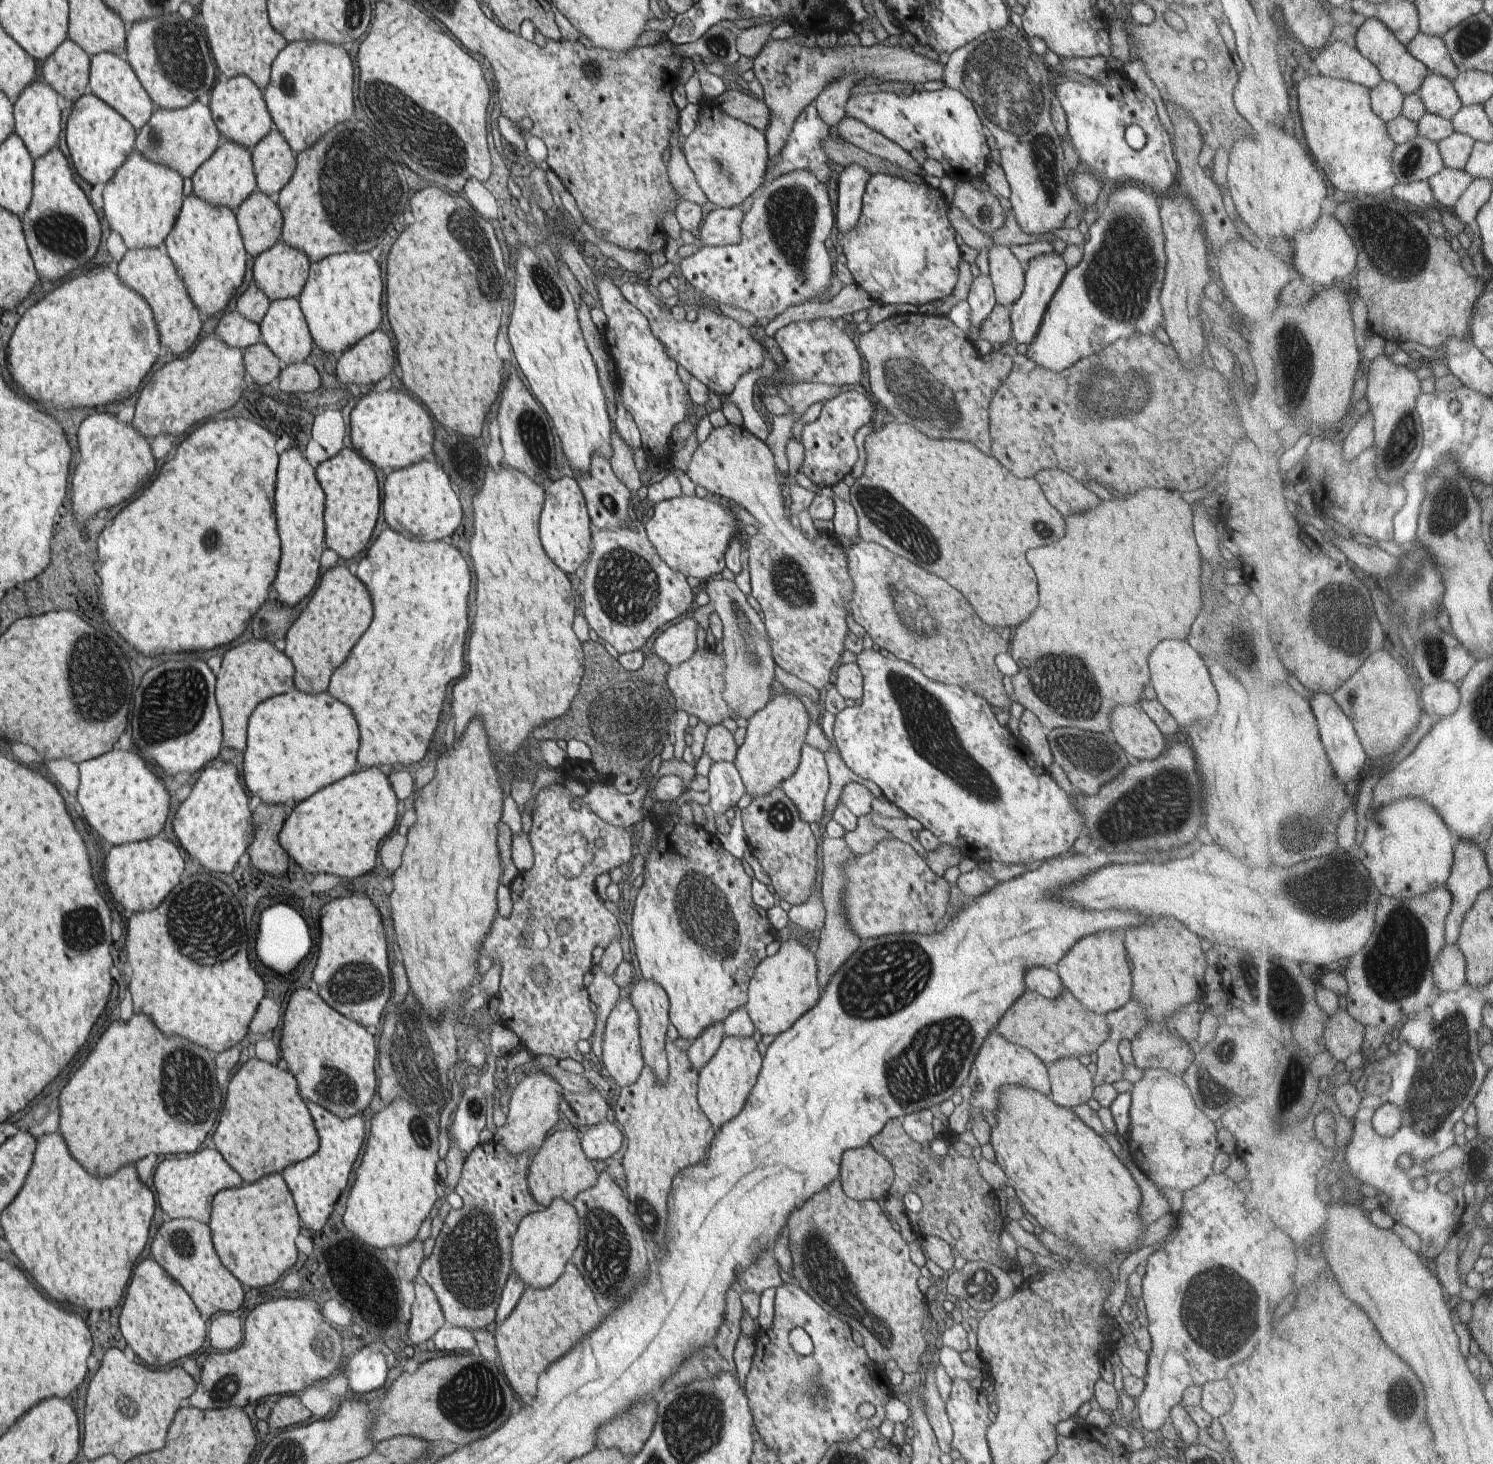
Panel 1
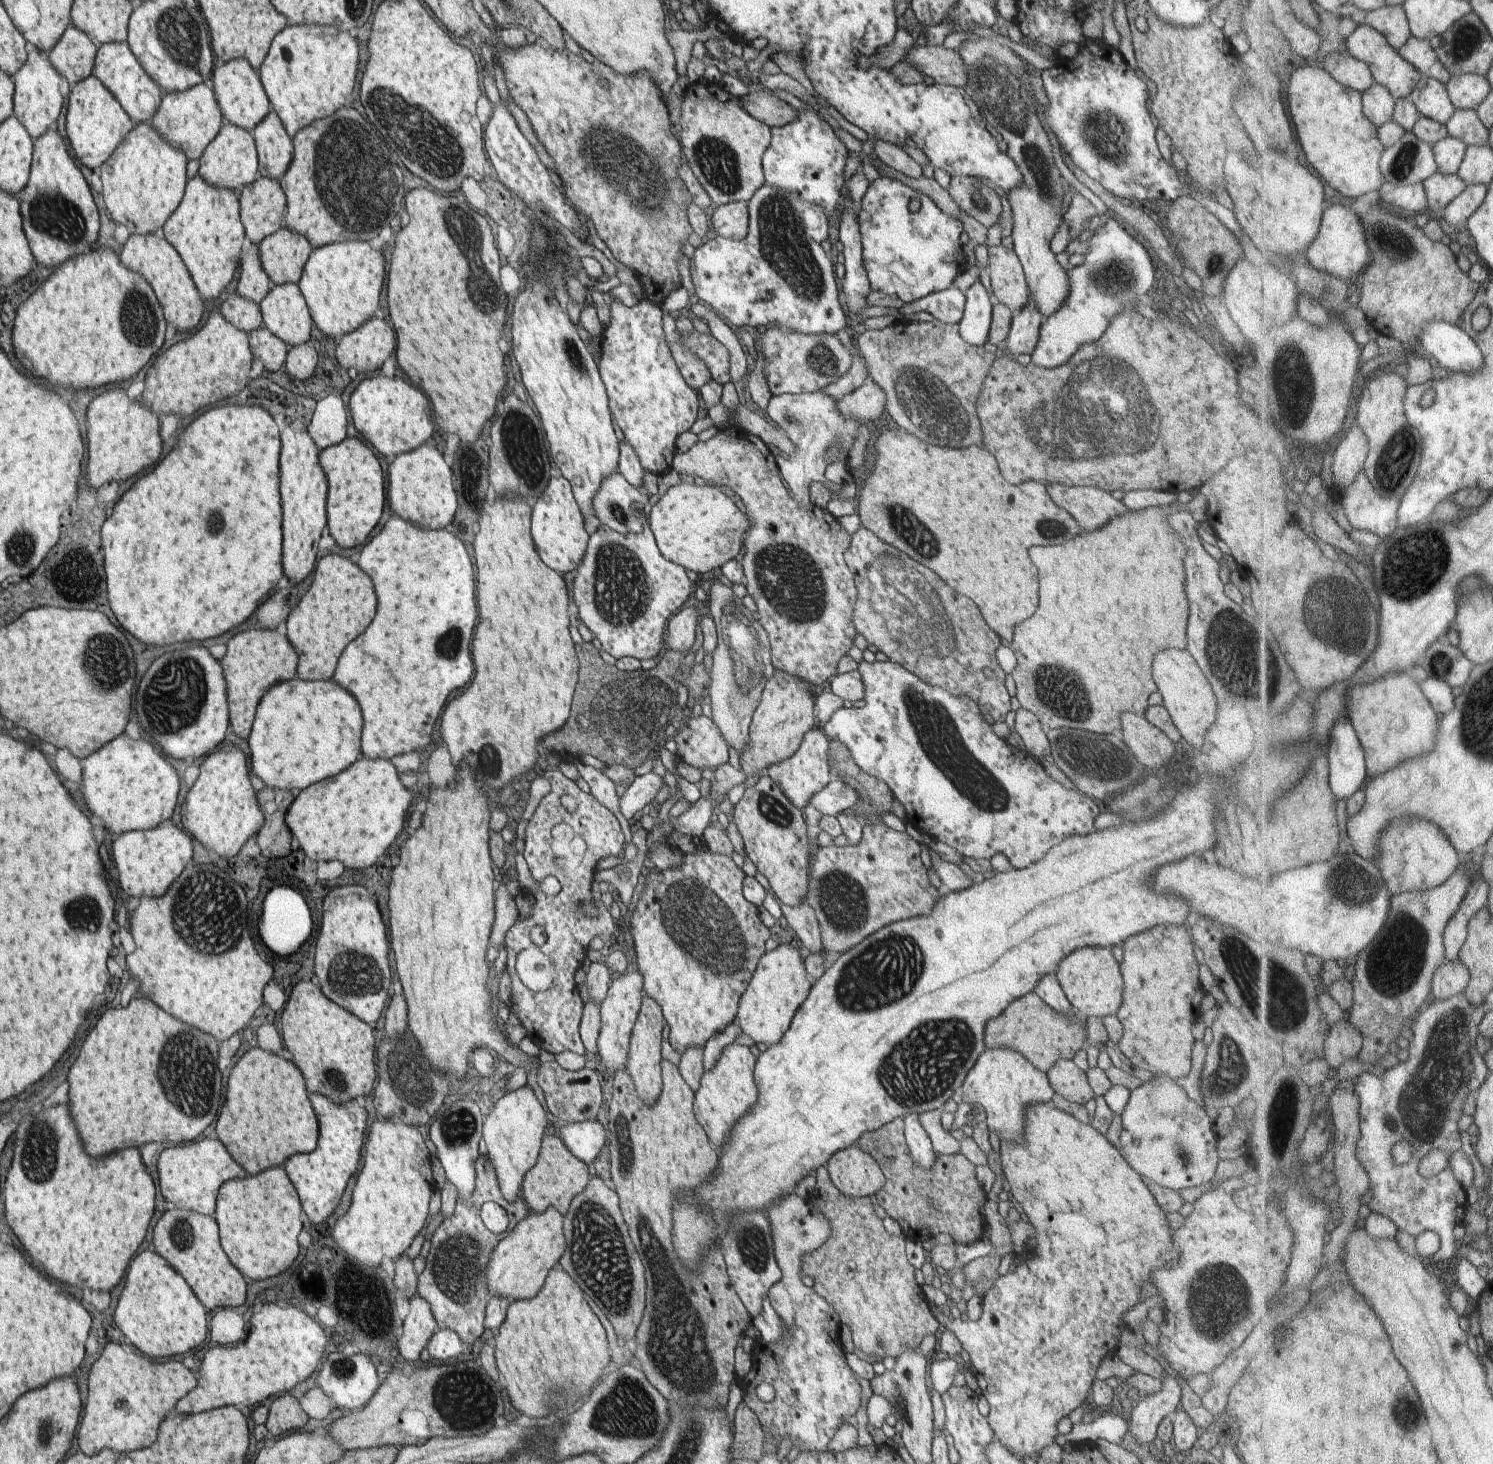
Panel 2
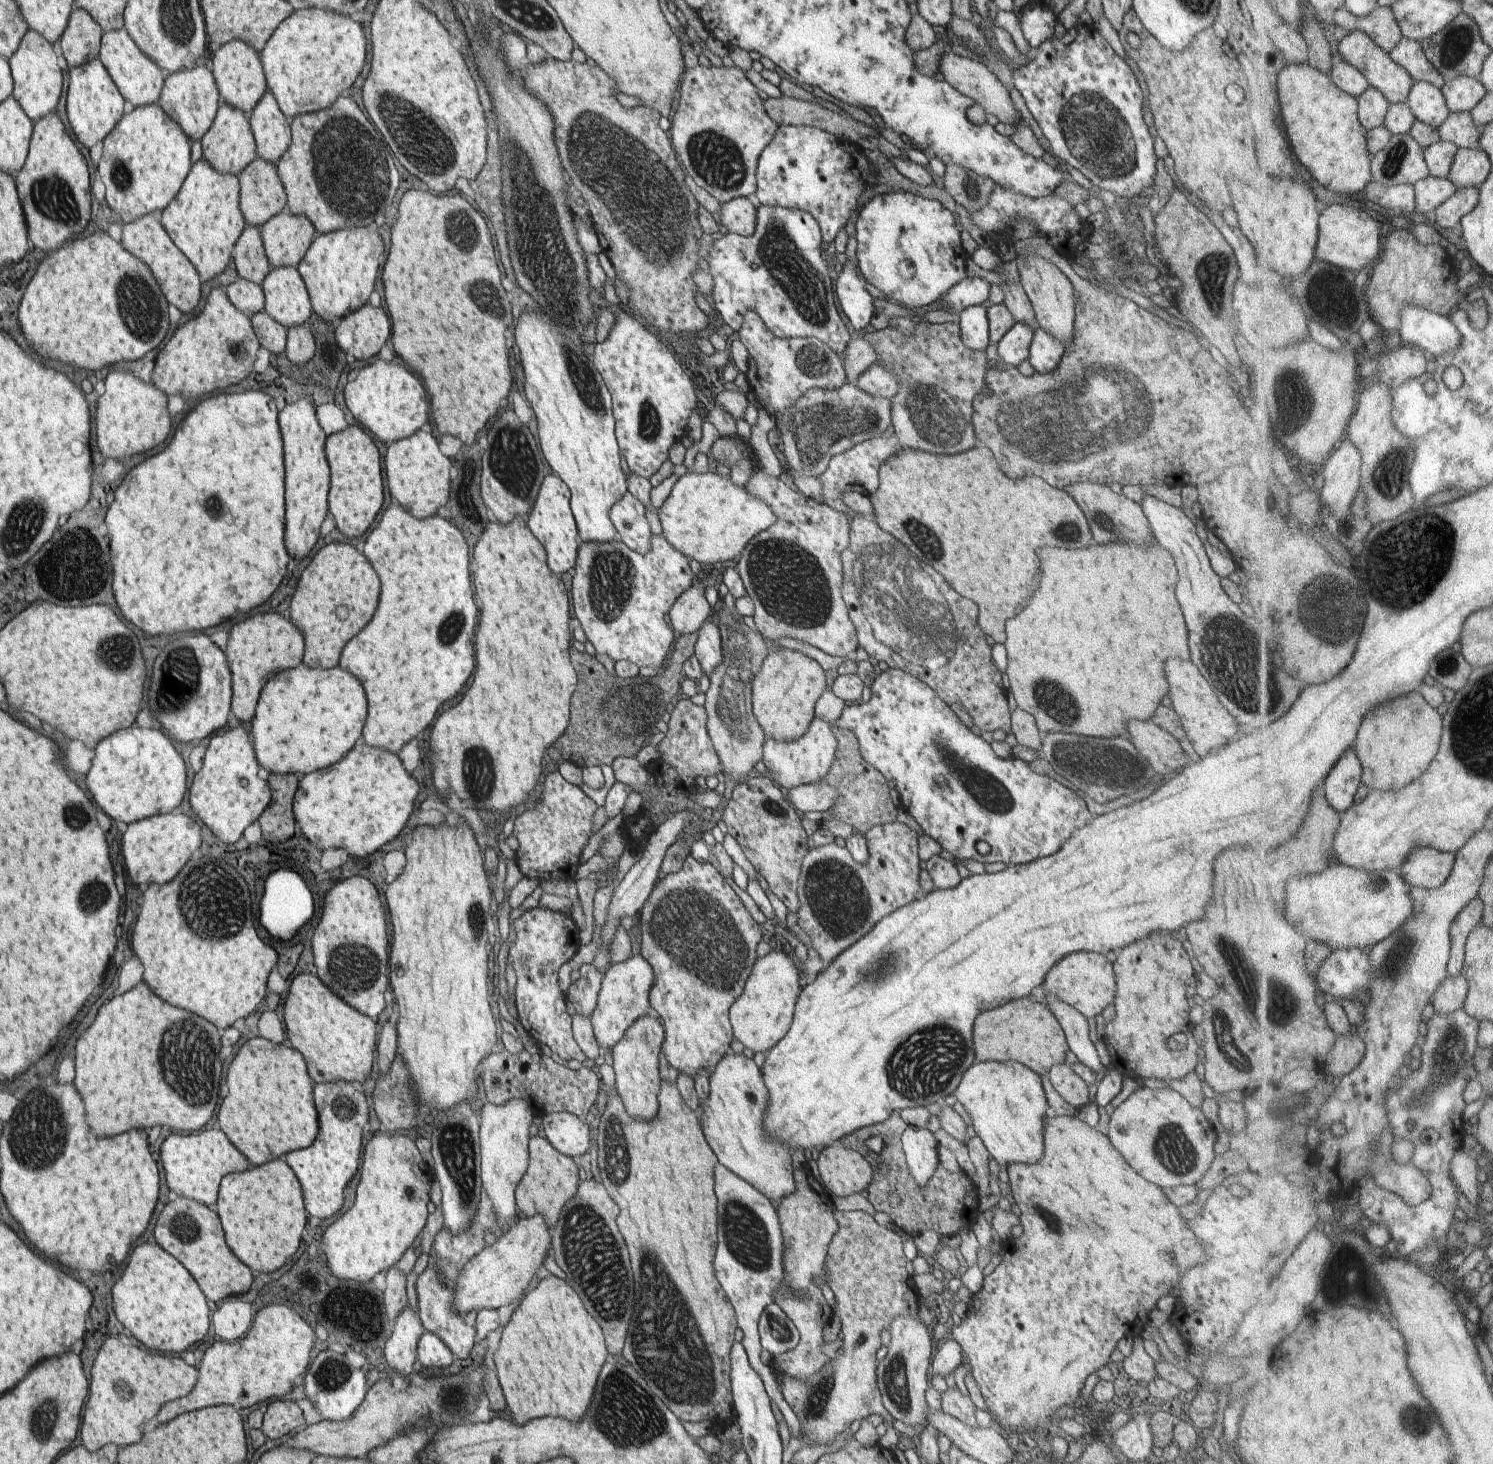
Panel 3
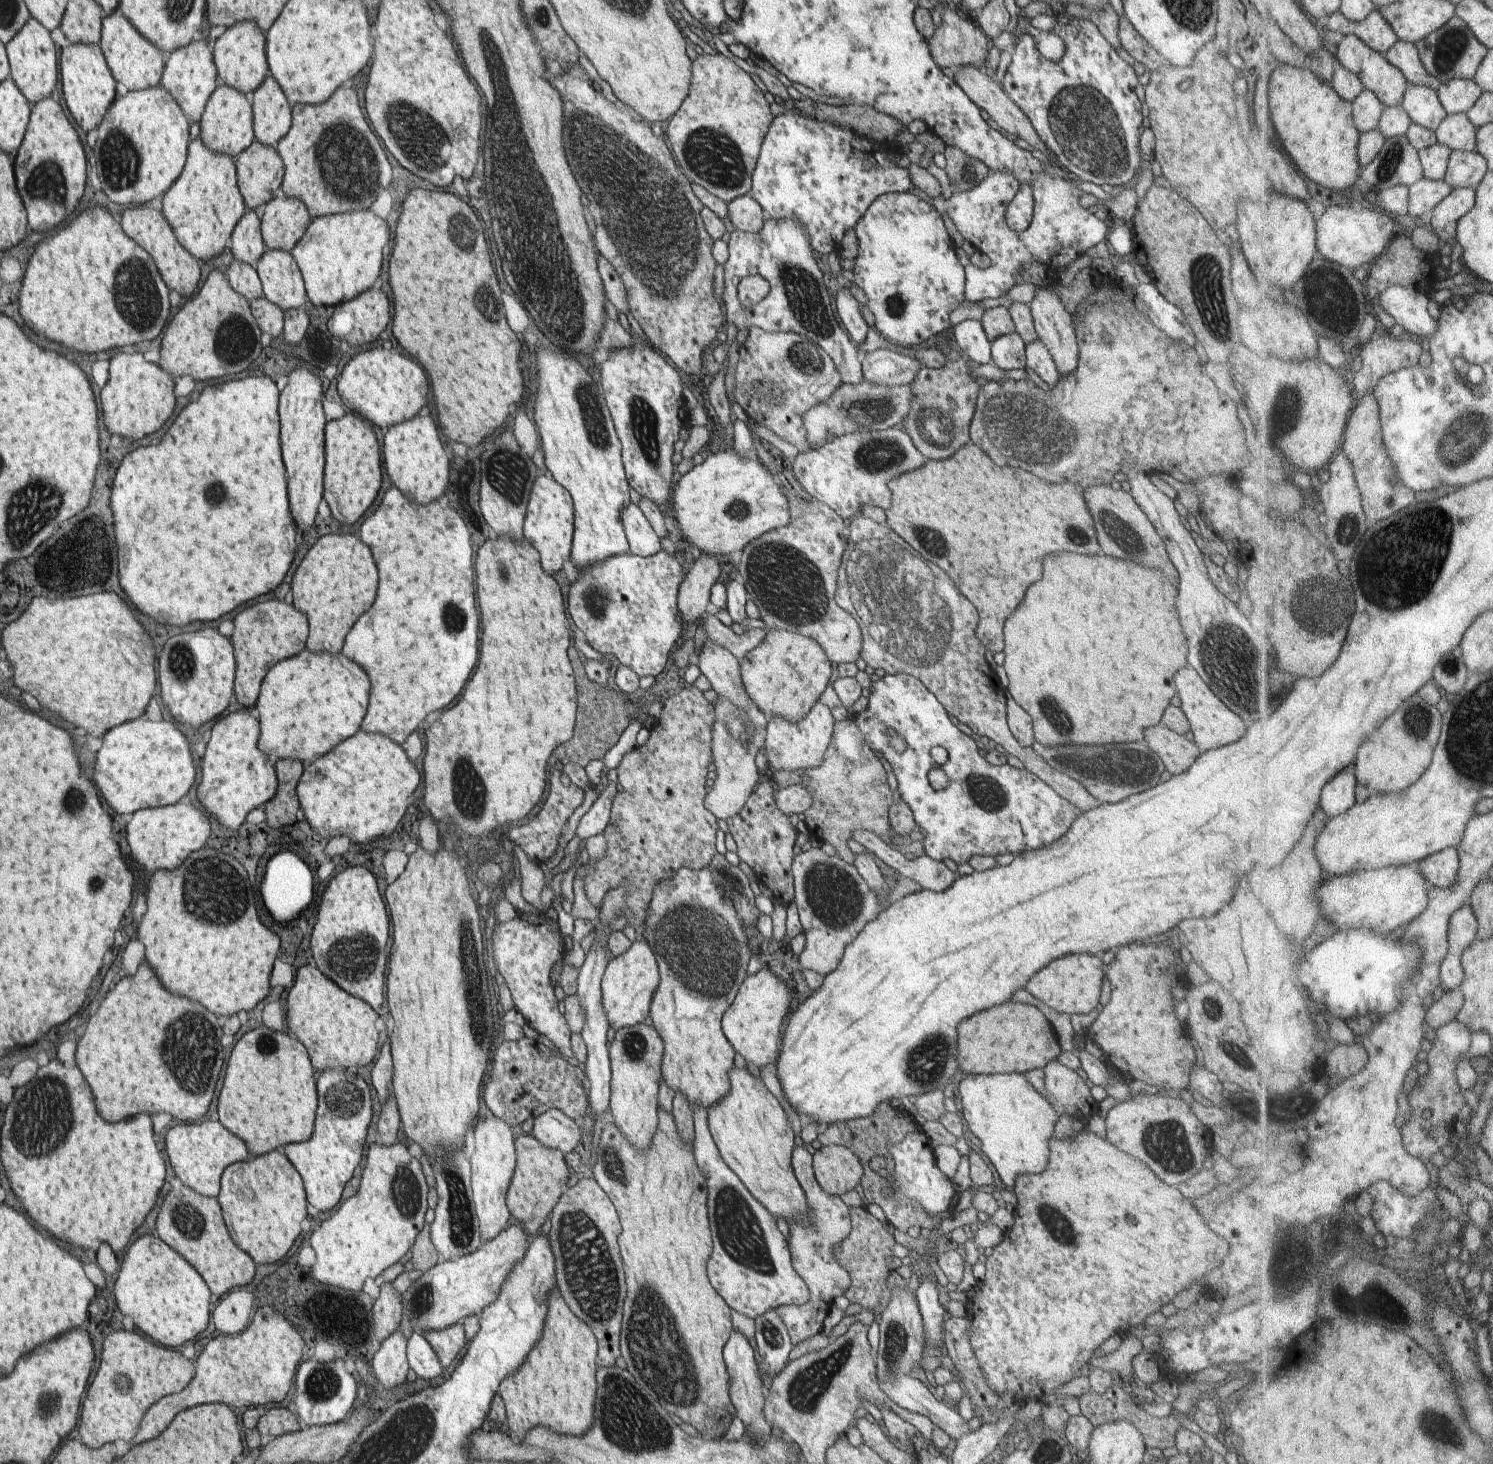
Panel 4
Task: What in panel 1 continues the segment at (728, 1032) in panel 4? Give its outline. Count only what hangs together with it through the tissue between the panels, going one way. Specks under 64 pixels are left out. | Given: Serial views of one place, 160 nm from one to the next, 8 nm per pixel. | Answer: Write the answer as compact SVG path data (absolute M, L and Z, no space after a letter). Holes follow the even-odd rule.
M798 939L782 942L778 952L766 957L756 968L749 982L748 1002L744 1007L755 1030L761 1034L778 1036L787 1031L821 997L817 979L819 968L815 954Z

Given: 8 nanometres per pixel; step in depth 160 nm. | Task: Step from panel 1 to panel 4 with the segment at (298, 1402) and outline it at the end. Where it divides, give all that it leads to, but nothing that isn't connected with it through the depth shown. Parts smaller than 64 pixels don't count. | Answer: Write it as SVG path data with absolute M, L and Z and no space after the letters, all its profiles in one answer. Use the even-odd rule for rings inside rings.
M291 1407L270 1408L266 1414L262 1414L257 1424L262 1446L280 1435L296 1432L302 1427Z

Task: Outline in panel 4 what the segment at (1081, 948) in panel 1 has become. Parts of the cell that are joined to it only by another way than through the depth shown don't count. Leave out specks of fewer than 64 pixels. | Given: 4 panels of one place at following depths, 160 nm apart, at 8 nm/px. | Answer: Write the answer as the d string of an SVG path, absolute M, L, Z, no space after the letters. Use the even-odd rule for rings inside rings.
M1071 954L1053 960L1034 974L1026 988L1034 997L1058 1012L1084 1016L1094 1008L1100 1008L1100 992L1105 975L1106 965L1101 955Z

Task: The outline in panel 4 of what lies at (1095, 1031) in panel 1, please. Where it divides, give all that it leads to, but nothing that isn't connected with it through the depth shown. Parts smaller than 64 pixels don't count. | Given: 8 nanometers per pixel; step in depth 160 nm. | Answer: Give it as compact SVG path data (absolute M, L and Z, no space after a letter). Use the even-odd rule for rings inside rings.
M1008 1001L960 1022L957 1034L960 1074L1027 1073L1043 1069L1061 1053L1051 1023L1038 1007Z

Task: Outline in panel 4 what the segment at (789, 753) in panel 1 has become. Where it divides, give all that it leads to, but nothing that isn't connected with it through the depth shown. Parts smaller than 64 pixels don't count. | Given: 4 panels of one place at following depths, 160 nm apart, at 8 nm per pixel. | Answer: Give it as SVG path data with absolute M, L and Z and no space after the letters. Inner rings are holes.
M773 630L740 661L741 679L747 695L767 716L800 723L818 702L832 676L831 660L811 638L787 630Z

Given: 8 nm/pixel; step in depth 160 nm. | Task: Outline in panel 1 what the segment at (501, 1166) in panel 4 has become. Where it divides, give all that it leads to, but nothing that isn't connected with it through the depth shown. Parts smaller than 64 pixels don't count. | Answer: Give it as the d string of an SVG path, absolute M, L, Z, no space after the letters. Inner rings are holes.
M542 1069L527 1073L524 1079L512 1091L508 1104L506 1125L499 1128L493 1140L505 1146L509 1154L519 1156L527 1152L534 1154L542 1146L546 1134L556 1126L562 1114L559 1109L560 1101L566 1090L551 1075Z

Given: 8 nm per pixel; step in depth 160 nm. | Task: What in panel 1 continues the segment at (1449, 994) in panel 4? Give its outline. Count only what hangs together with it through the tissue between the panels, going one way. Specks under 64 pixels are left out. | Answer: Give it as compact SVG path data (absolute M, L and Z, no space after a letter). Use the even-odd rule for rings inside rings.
M1449 942L1435 967L1439 991L1456 991L1469 982L1469 961L1460 944Z

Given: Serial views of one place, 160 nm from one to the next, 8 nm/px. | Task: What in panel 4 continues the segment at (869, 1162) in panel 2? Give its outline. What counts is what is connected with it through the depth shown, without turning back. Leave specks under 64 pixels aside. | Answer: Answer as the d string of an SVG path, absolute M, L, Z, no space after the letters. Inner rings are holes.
M826 1145L818 1149L813 1155L813 1169L824 1192L839 1197L854 1190L864 1178L861 1160L842 1145Z

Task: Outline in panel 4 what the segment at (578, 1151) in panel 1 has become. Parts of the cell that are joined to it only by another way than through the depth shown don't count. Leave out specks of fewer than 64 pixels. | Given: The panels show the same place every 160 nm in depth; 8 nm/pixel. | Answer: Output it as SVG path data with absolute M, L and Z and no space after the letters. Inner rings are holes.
M526 1135L515 1139L517 1163L506 1197L512 1222L520 1223L530 1237L540 1233L542 1224L551 1214L559 1198L568 1189L566 1182L572 1174L564 1160L565 1154L558 1149L545 1147L536 1137Z

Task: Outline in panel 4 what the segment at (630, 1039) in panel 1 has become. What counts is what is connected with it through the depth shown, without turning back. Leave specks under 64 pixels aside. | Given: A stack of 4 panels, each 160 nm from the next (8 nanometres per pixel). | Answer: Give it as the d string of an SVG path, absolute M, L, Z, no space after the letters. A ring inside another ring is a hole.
M645 939L634 941L624 954L614 957L608 963L601 982L601 1005L609 1027L620 1030L643 1023L650 1016L651 1000L660 979L655 954Z

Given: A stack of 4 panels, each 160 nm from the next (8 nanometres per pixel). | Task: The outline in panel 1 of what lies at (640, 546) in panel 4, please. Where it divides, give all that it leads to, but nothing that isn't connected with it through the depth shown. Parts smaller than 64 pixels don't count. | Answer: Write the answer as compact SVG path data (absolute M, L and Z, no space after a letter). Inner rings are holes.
M594 453L591 458L590 468L587 471L572 475L582 489L591 522L594 526L598 526L601 529L626 528L627 516L631 514L628 506L634 502L634 497L632 492L627 489L627 486L624 486L614 474L611 460L608 457L600 453Z

